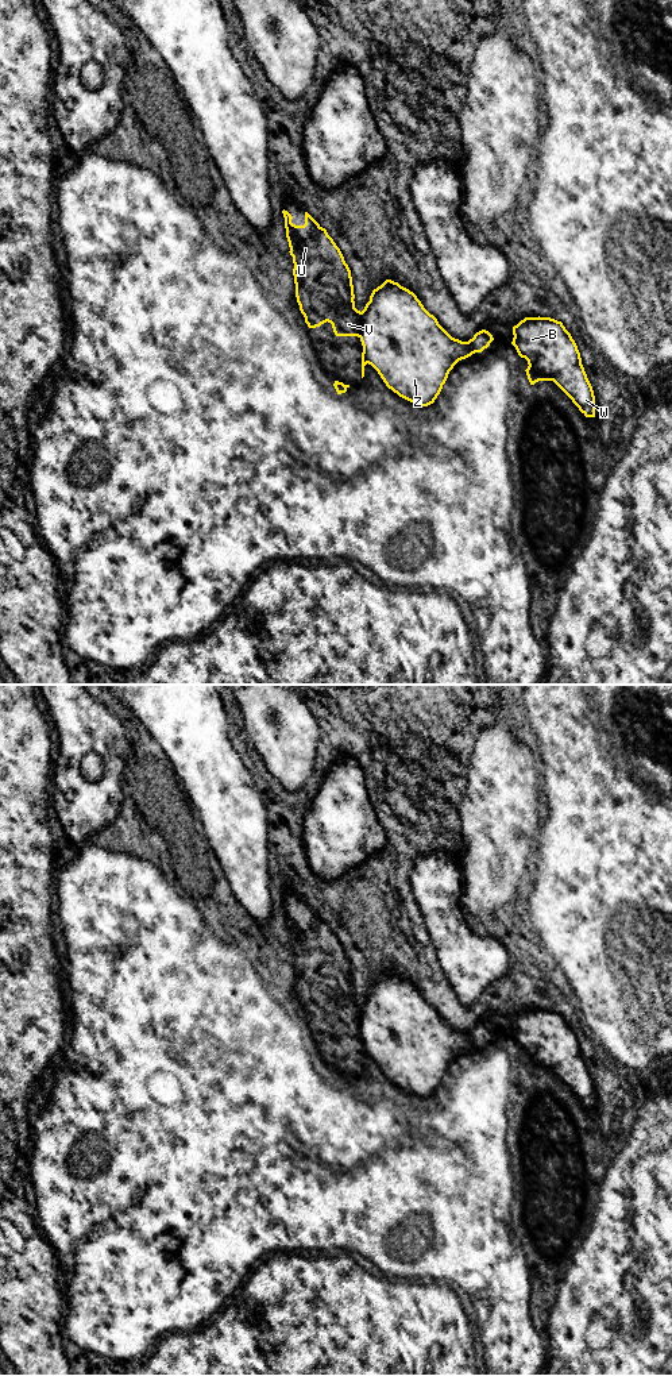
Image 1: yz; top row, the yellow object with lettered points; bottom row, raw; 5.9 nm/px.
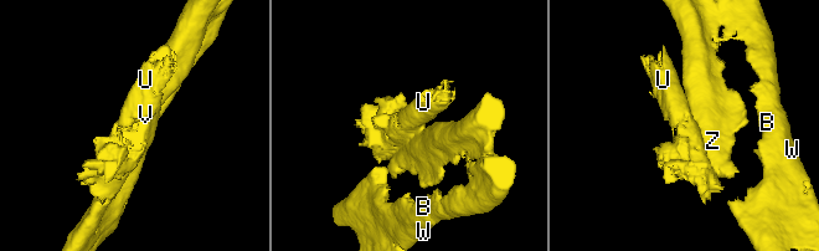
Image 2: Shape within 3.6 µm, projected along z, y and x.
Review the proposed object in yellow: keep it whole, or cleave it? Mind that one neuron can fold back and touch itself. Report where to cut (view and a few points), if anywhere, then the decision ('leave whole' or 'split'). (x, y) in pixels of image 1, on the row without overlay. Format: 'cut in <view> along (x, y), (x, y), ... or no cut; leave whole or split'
cut in yz along (362, 1003), (362, 1025), (359, 1028); split

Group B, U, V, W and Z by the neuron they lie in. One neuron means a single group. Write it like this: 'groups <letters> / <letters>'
groups B W Z / U V

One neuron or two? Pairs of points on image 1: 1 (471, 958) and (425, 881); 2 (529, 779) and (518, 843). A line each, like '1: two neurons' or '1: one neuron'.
1: one neuron
2: one neuron

